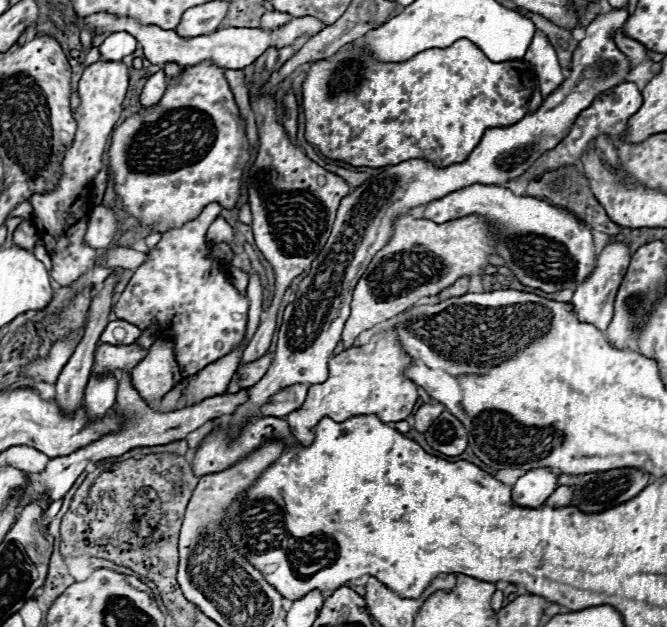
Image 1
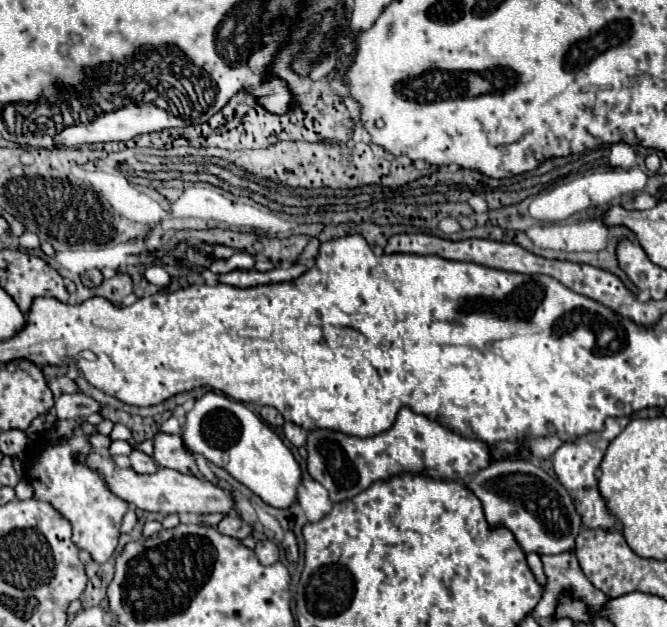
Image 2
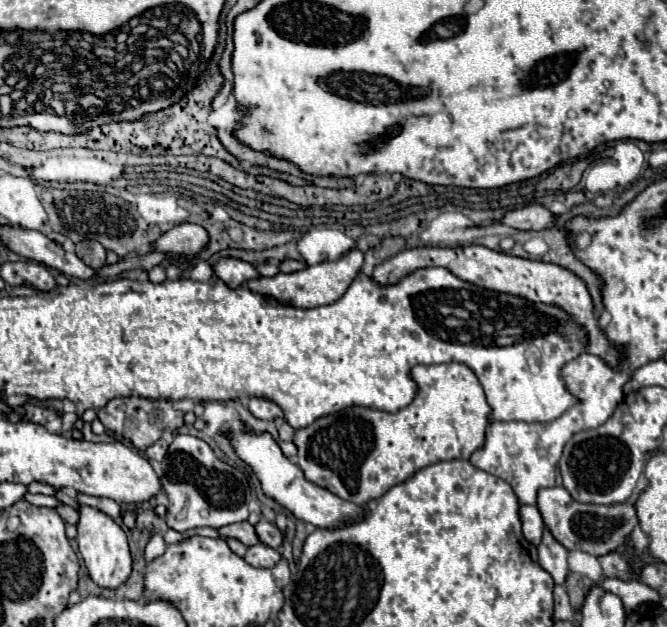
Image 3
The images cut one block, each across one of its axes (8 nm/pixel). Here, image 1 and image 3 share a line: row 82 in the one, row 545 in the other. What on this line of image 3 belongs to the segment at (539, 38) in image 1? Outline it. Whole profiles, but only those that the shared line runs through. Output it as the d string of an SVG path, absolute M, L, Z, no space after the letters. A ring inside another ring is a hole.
M544 532L542 536L542 542L538 546L538 562L546 572L550 572L556 584L562 586L566 582L566 576L570 572L568 550L560 542L556 542L550 532Z

